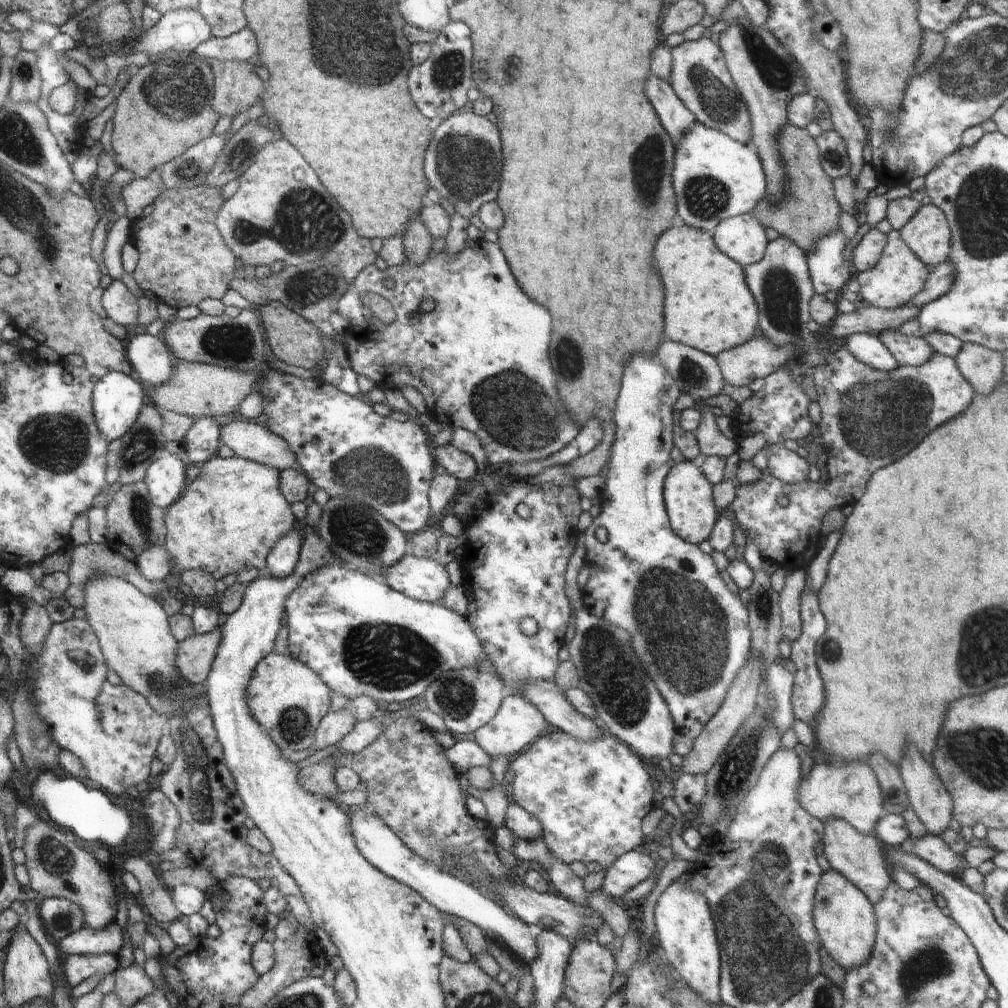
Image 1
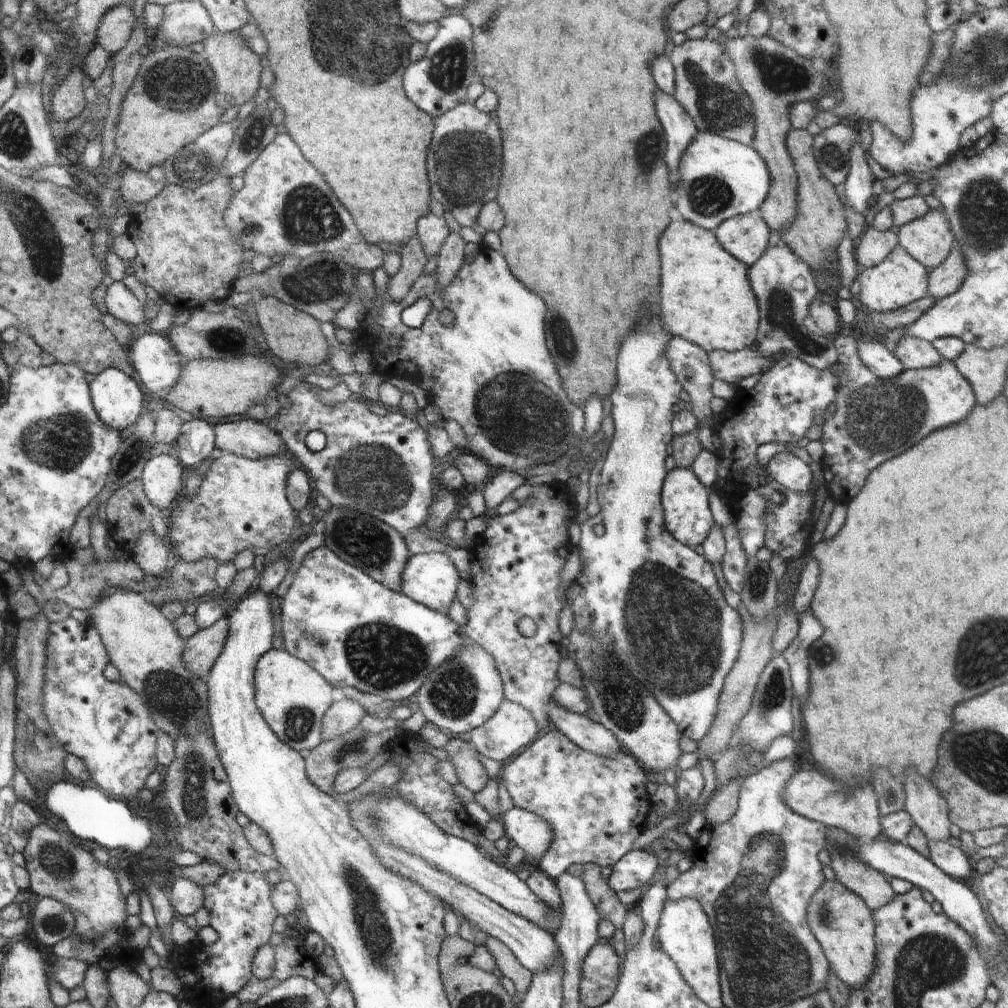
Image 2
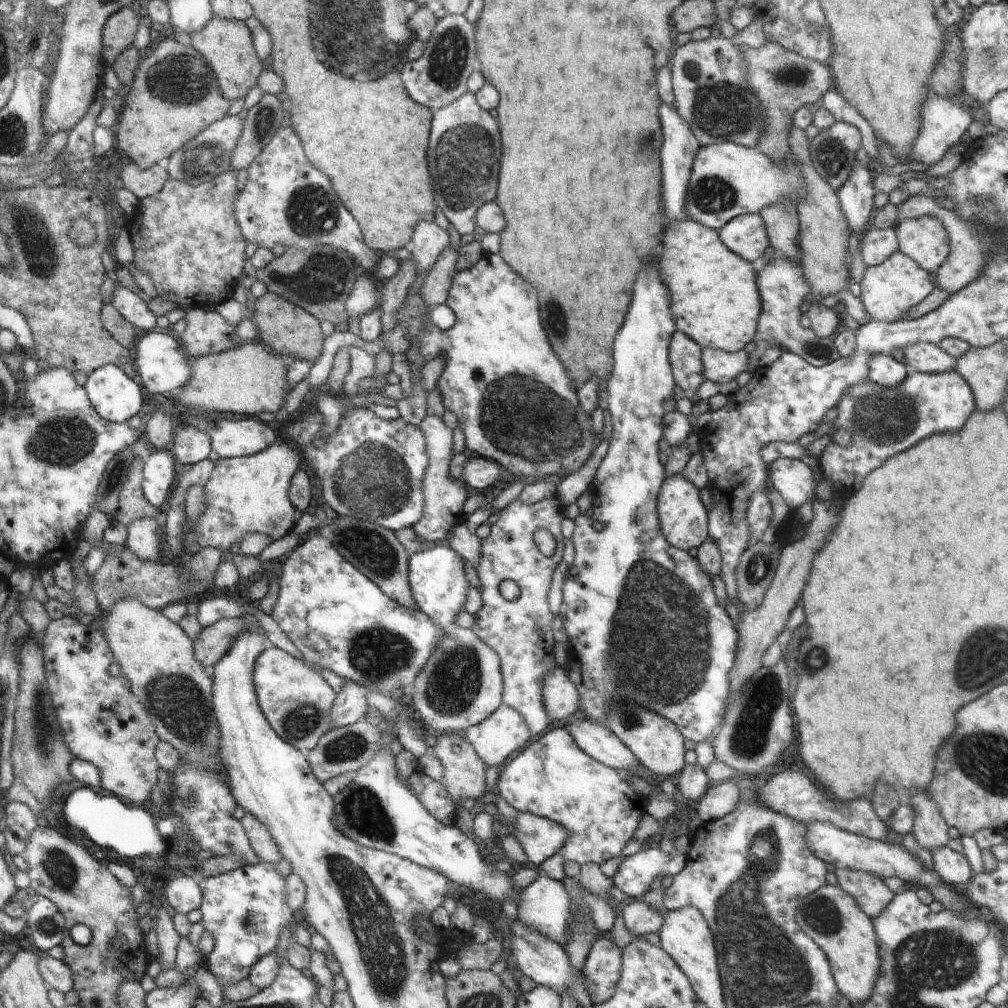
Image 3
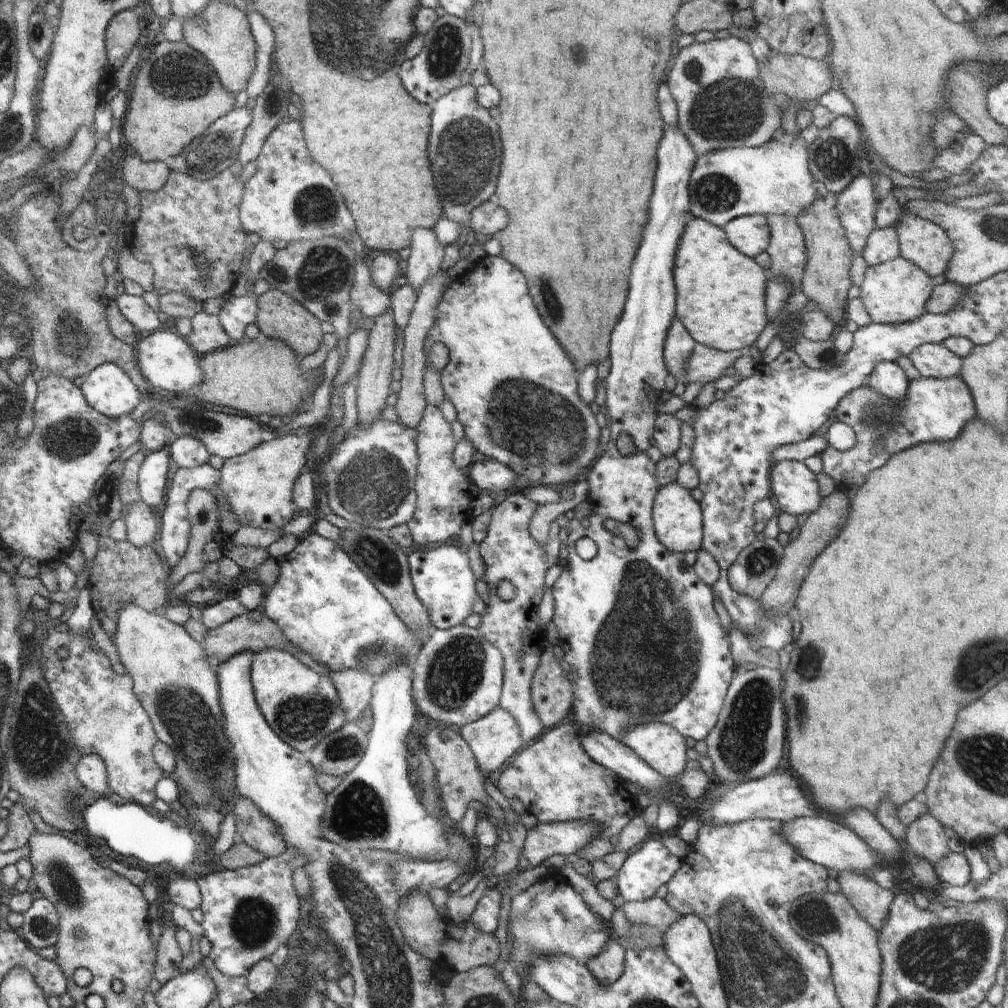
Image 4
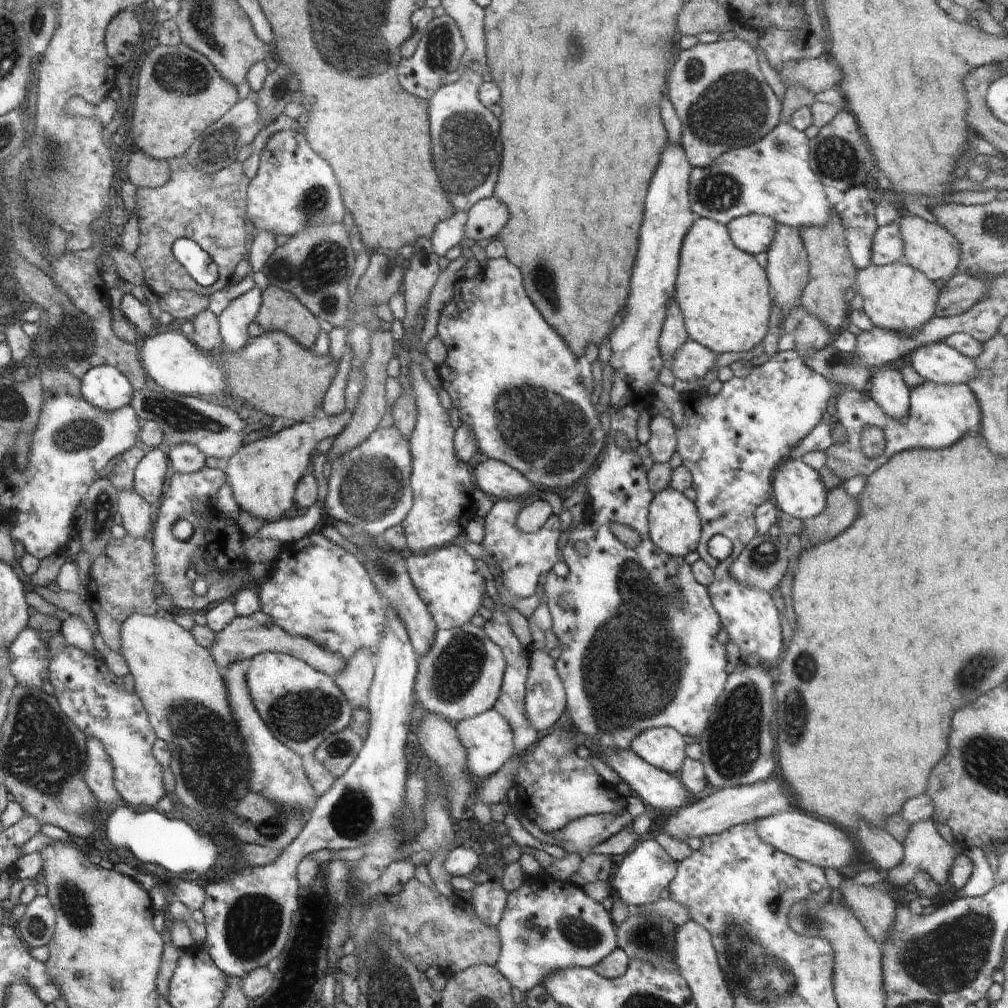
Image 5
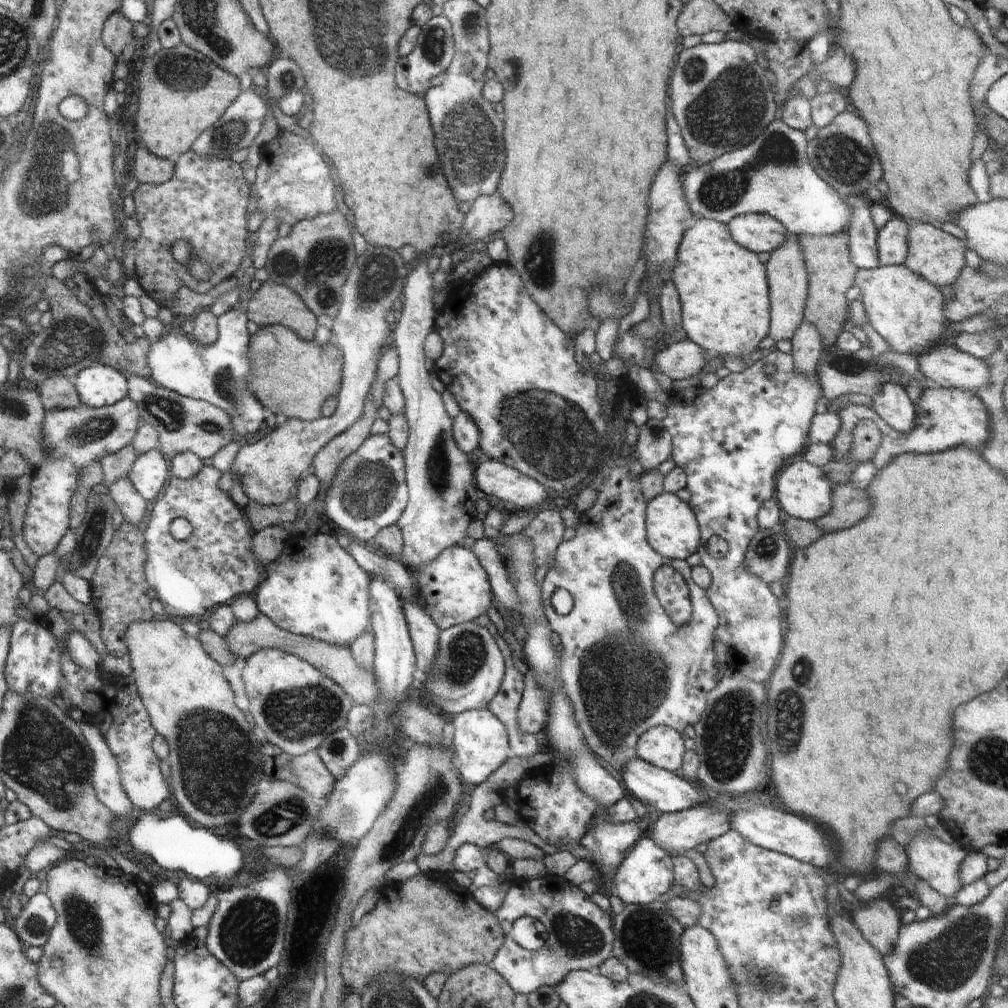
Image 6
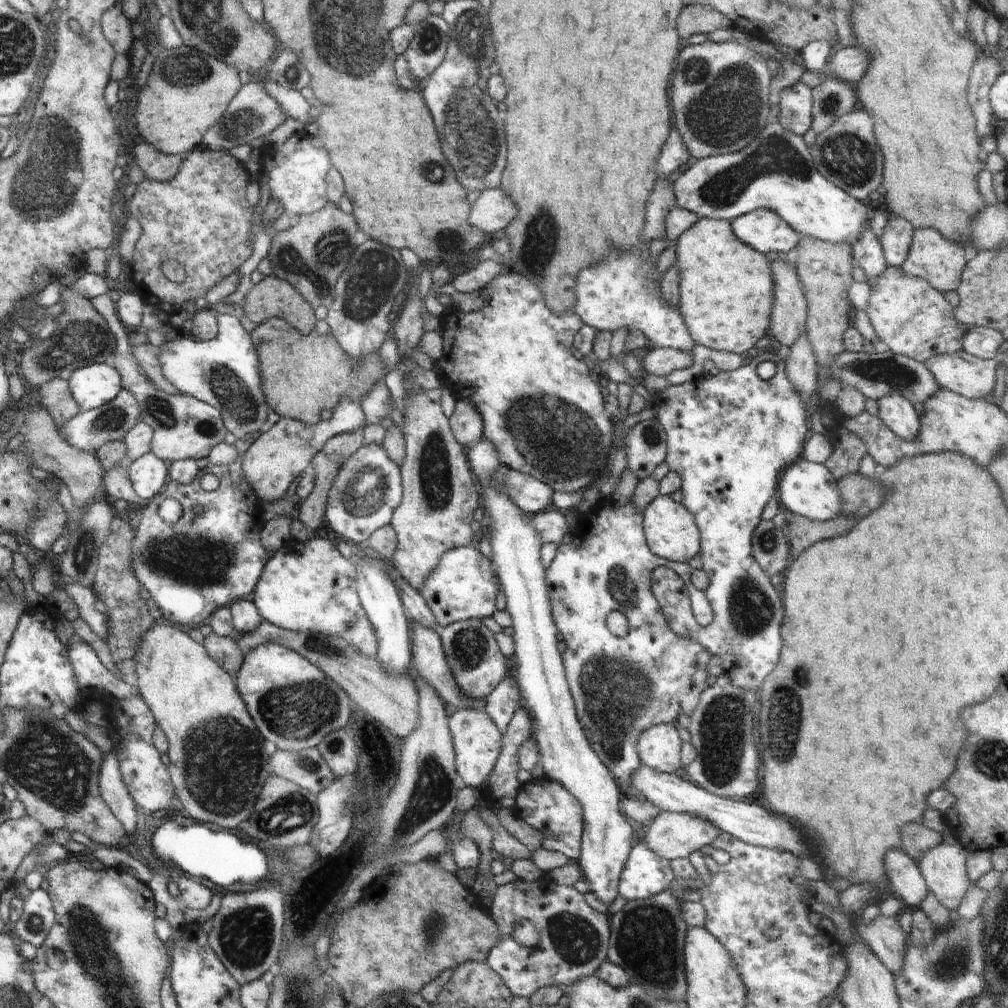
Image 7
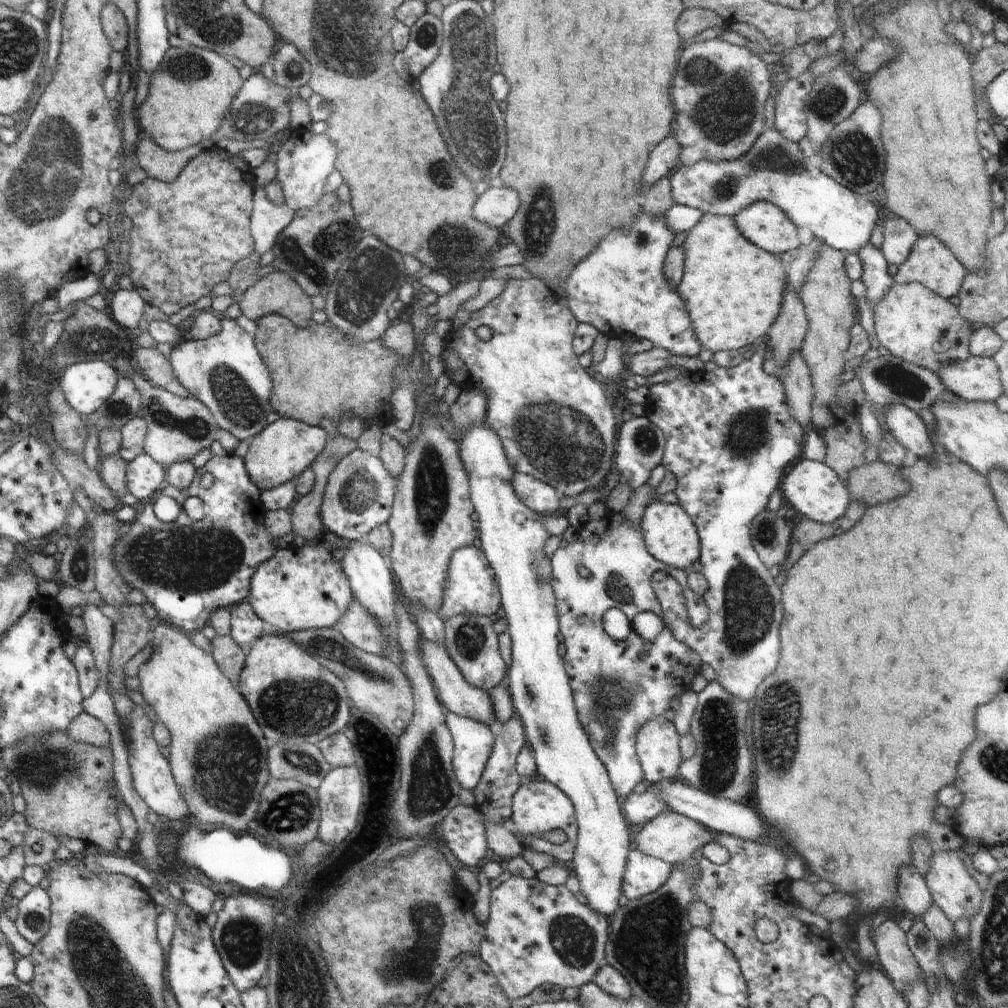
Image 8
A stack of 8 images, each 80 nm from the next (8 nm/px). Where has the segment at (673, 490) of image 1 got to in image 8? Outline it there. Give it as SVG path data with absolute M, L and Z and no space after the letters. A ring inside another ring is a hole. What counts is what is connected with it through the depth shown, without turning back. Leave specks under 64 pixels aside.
M656 499L644 511L639 525L642 529L646 550L659 561L677 568L690 571L691 566L699 560L700 537L690 515L677 504L665 503Z

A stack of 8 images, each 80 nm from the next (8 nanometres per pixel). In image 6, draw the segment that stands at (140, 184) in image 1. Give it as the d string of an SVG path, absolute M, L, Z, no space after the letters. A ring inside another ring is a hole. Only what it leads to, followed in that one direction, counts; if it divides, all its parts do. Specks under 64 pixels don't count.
M138 148L136 156L130 161L129 170L132 178L136 179L138 183L153 183L160 185L171 181L175 173L174 159L164 159L158 155L151 154L146 148Z

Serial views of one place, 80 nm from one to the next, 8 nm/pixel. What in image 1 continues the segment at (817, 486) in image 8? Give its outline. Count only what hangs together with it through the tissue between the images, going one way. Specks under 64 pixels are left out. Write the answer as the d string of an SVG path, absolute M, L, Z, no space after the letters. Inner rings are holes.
M768 443L767 466L771 475L782 482L795 483L808 479L809 460L800 457L796 451L786 449L784 444Z

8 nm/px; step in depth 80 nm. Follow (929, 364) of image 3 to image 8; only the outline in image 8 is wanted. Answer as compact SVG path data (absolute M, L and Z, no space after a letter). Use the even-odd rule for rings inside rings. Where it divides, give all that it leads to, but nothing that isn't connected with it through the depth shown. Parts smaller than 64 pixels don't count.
M970 355L967 359L946 363L937 376L950 393L969 401L994 403L1003 392L993 357Z

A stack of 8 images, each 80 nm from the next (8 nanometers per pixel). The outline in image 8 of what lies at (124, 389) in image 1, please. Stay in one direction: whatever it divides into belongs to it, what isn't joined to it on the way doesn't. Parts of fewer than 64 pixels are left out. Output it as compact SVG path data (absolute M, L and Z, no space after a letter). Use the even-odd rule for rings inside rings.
M84 361L70 365L55 382L61 386L69 405L85 418L110 400L119 377L111 362Z

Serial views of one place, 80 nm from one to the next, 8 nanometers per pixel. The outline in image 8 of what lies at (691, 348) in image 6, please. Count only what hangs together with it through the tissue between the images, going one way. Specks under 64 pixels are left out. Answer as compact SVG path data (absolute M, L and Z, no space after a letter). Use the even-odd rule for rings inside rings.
M653 347L652 350L636 353L630 356L626 363L631 374L649 378L657 372L664 372L669 367L686 368L690 372L704 370L704 363L698 357L675 355L662 347Z

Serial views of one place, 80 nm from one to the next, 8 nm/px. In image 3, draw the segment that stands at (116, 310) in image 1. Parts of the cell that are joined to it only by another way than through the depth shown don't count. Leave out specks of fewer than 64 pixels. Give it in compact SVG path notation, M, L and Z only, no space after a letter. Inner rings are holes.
M116 281L111 303L135 329L154 330L156 317L136 291L127 289L122 283Z

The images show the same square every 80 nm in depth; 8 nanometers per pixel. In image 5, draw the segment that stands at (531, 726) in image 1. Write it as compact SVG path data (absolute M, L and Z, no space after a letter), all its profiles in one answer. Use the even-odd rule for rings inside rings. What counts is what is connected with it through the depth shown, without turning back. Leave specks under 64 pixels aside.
M494 708L483 714L476 714L472 718L454 724L458 740L466 750L466 766L474 779L484 779L495 774L502 768L508 758L514 756L514 736L511 724Z

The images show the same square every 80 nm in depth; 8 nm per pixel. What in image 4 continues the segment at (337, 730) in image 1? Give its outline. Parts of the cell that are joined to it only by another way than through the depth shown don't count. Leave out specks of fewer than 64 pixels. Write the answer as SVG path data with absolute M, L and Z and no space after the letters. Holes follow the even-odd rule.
M353 670L331 671L329 678L338 688L344 718L353 723L370 706L375 680L369 674Z

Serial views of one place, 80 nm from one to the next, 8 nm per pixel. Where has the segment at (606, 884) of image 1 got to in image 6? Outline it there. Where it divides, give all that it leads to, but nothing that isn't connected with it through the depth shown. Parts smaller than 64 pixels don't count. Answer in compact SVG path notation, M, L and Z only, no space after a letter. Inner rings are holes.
M651 837L642 838L622 860L614 878L613 894L623 903L636 906L652 903L658 896L670 892L671 882L674 882L671 858Z

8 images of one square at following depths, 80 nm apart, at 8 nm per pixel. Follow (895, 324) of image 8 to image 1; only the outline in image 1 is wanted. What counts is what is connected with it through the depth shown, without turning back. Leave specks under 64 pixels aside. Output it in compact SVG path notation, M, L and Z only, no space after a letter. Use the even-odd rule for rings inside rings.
M892 229L887 233L887 241L878 262L870 270L857 273L855 279L860 284L858 294L862 305L897 309L908 304L924 288L928 275L928 268L901 239L900 231Z

